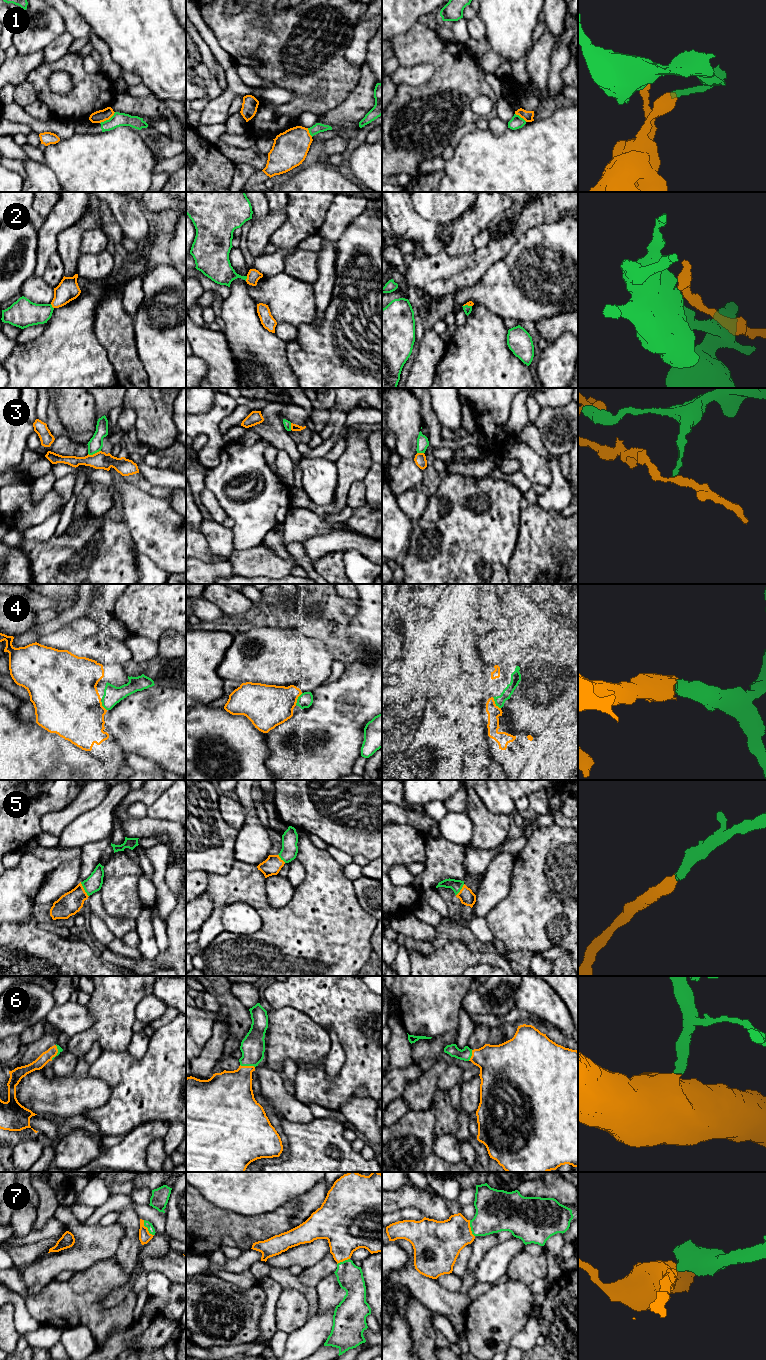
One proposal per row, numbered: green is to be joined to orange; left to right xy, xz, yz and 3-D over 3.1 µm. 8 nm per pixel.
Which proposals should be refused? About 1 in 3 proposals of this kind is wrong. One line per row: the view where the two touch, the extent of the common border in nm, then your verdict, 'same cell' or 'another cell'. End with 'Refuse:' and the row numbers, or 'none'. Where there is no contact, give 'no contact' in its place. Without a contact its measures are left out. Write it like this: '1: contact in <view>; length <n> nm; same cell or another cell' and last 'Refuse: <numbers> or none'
1: contact in xy; length 160 nm; another cell
2: contact in xz; length 40 nm; another cell
3: contact in xy; length 110 nm; another cell
4: contact in yz; length 120 nm; same cell
5: contact in xy; length 140 nm; same cell
6: contact in xz; length 120 nm; same cell
7: contact in xy; length 150 nm; same cell
Refuse: 1, 2, 3

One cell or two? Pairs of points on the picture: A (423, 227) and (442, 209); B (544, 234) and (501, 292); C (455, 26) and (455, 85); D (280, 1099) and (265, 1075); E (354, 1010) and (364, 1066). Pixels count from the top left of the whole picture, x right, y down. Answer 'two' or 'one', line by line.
A: two
B: one
C: two
D: one
E: one

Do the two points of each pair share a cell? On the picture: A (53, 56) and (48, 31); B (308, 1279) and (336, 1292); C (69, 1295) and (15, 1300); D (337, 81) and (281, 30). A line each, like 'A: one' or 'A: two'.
A: two
B: two
C: two
D: one

